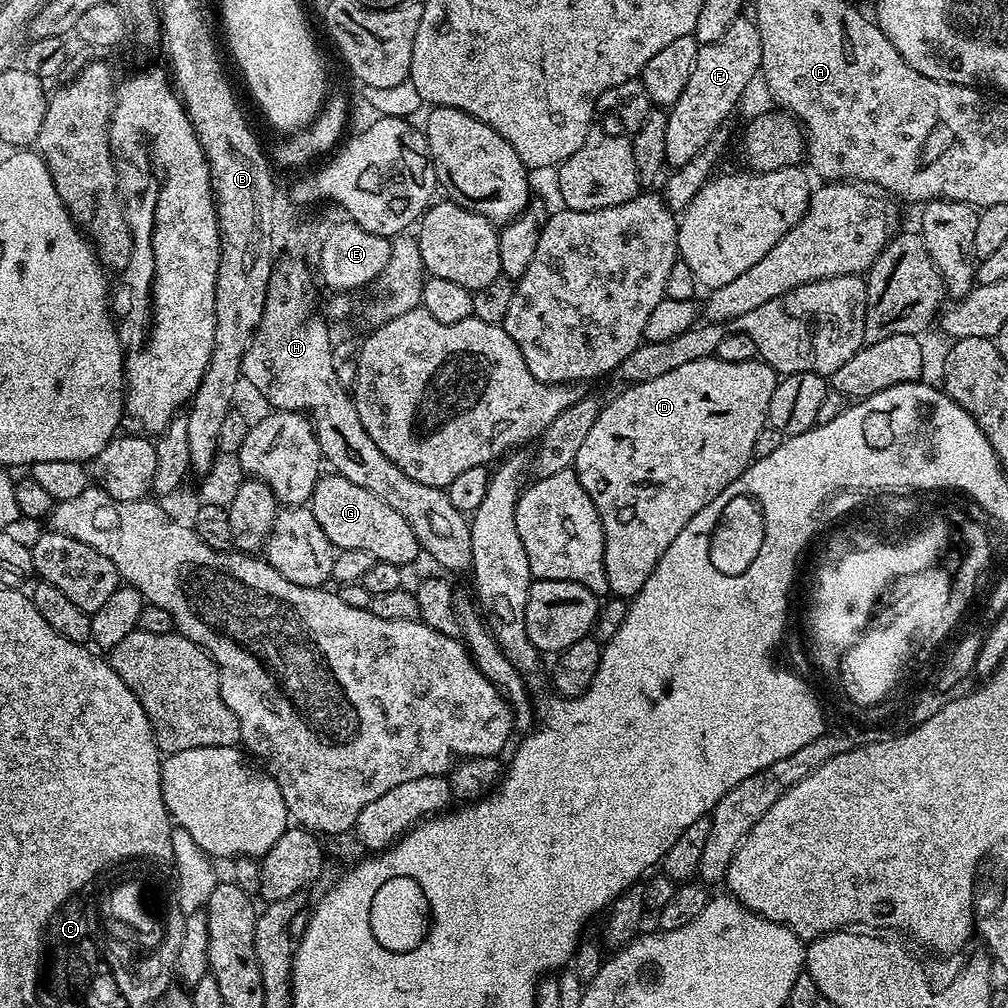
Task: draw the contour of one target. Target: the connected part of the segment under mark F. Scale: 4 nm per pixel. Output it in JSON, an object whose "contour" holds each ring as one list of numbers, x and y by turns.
{"contour":[[741,18,735,20,718,38,718,42,700,45,696,61,690,74,690,82,686,82,686,90,682,90,682,98,674,102,672,107,667,109,668,121,666,122,666,164,669,169,675,170,686,162,689,162,708,142,711,136,722,128,723,120,736,108,736,103,744,96,748,83,757,79,760,72,760,59,762,58,762,38,751,19]]}

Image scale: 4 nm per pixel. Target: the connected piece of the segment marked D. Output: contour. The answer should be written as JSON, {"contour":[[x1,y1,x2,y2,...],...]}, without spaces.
{"contour":[[707,356,698,362,686,362,686,366,678,366,678,370,670,370,670,374,662,374,662,378,654,378,650,382,628,386,620,397,614,398,613,401,601,407,594,426,590,426,590,434,586,434,586,438,578,450,574,471,582,490,586,490,586,494,590,494,590,502,594,502,594,506,598,510,598,518,602,522,606,582,608,592,613,597,631,598,640,593,646,578,650,578,654,566,660,561,662,554,666,554,670,542,674,542,674,538,678,538,678,534,682,534,686,522,690,522,690,518,694,518,694,514,698,514,698,510,702,510,702,506,714,502,714,498,718,498,718,494,722,494,722,490,726,490,726,486,730,486,730,482,734,482,746,471,754,459,752,454,754,441,768,424,768,407,770,398,774,398,777,383,778,373,759,358,746,362,722,362,715,356]]}

